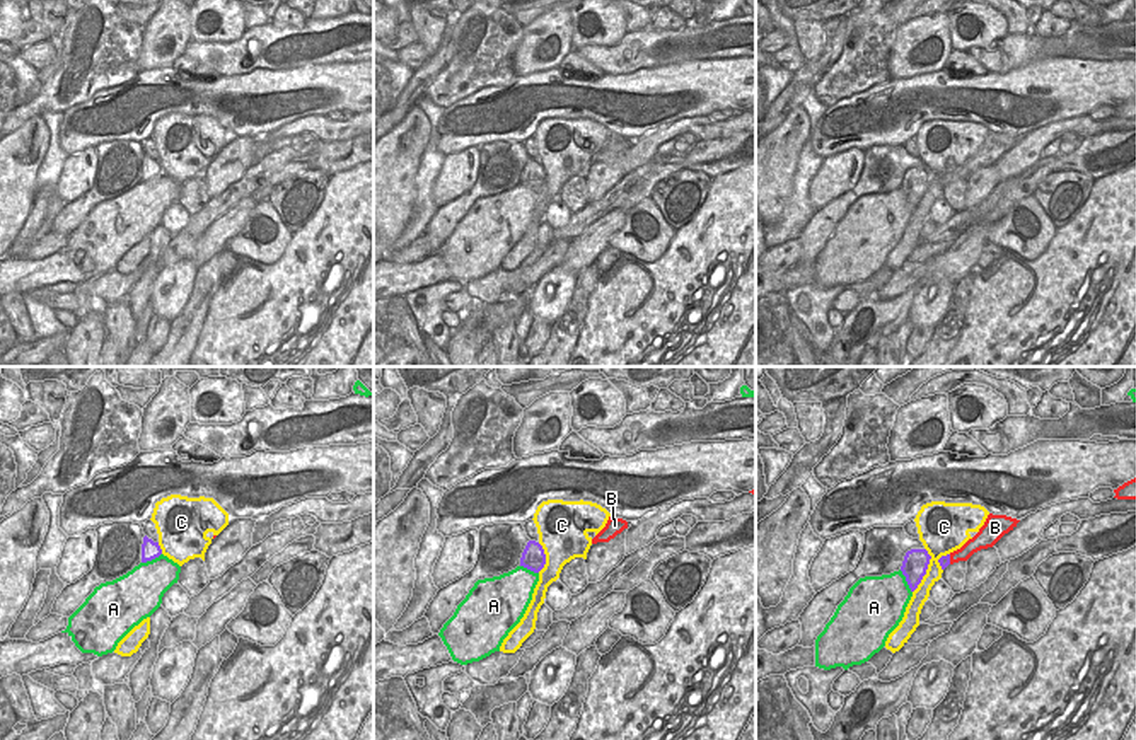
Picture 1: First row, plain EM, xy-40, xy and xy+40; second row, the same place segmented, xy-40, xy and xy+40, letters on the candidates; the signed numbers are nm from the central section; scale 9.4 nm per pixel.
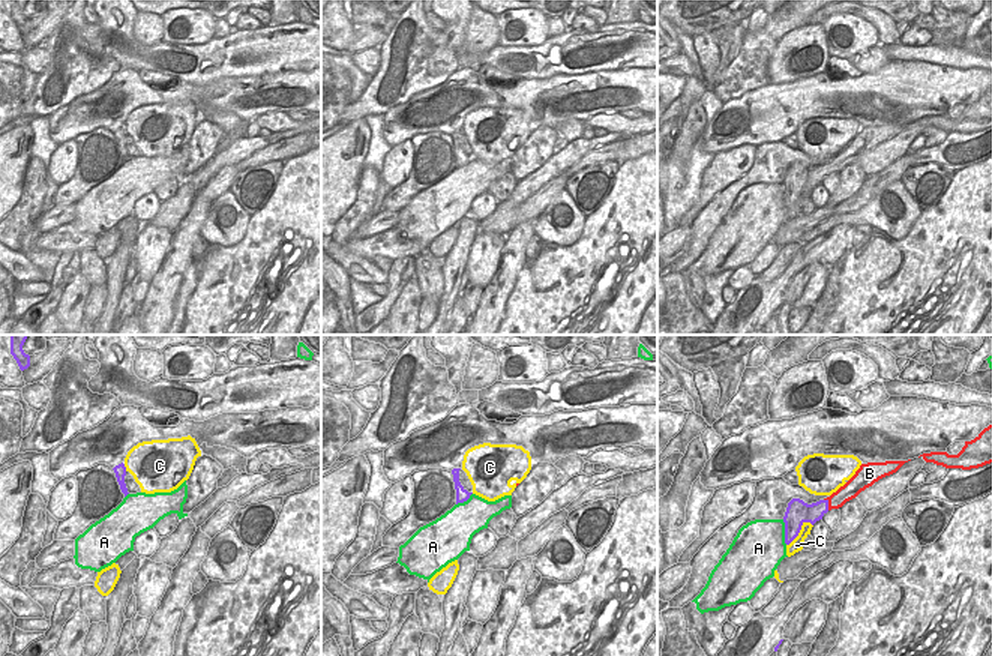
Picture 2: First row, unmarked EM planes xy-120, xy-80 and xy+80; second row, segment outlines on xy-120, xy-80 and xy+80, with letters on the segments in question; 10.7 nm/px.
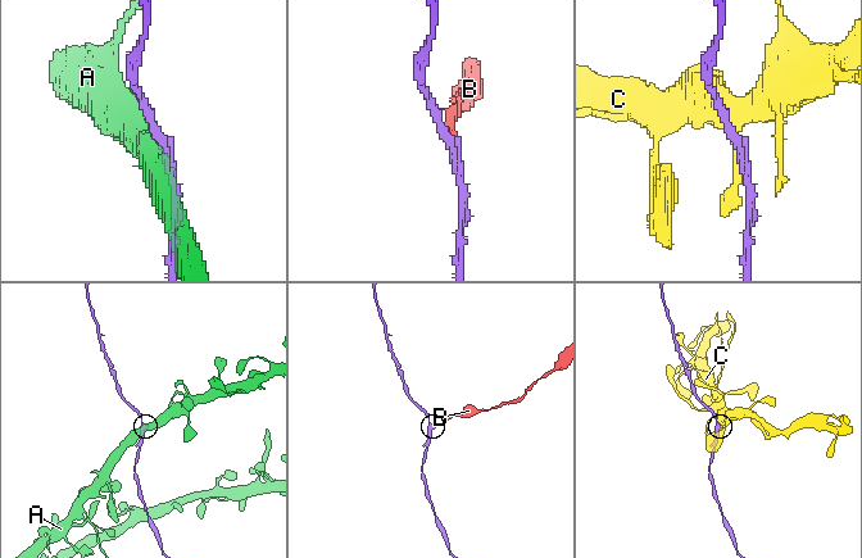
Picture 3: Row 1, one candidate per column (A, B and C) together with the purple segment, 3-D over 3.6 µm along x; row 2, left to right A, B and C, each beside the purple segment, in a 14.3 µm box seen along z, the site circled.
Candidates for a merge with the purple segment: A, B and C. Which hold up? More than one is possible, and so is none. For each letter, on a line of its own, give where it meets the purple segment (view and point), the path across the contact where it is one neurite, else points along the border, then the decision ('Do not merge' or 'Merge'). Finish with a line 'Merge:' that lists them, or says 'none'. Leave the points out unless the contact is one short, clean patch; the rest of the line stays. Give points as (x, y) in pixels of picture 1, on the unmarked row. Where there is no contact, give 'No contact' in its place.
A: Touches purple at xy+40 (906, 198). Do not merge
B: Touches purple at xy+40 (949, 178). Boundary: xy+40 (949, 173), (950, 181). Do not merge
C: Touches purple at xy+40 (927, 186). Do not merge
Merge: none.

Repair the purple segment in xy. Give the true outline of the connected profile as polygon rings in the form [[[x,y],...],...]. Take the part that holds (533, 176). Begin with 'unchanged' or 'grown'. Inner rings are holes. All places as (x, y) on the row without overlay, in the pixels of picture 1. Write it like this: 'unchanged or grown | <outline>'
unchanged | [[[529,159],[522,171],[520,184],[534,191],[539,191],[544,186],[544,182],[546,182],[546,172],[542,164],[536,159]]]

